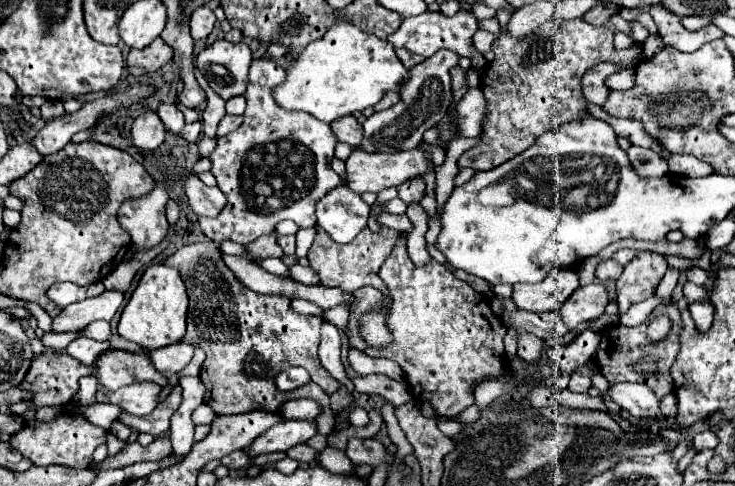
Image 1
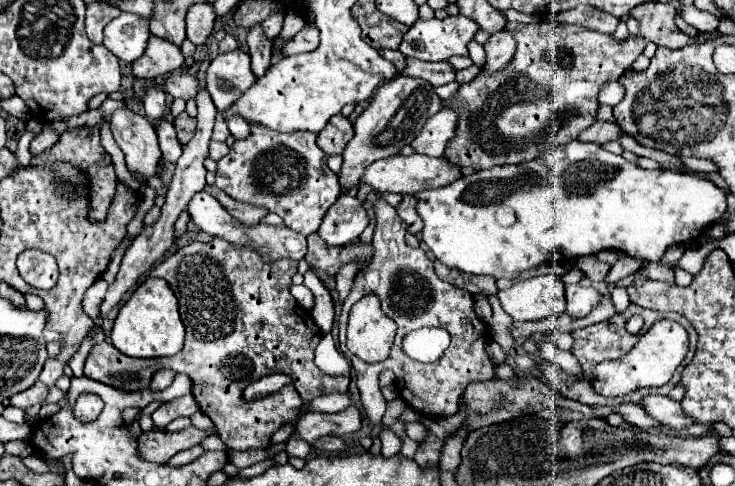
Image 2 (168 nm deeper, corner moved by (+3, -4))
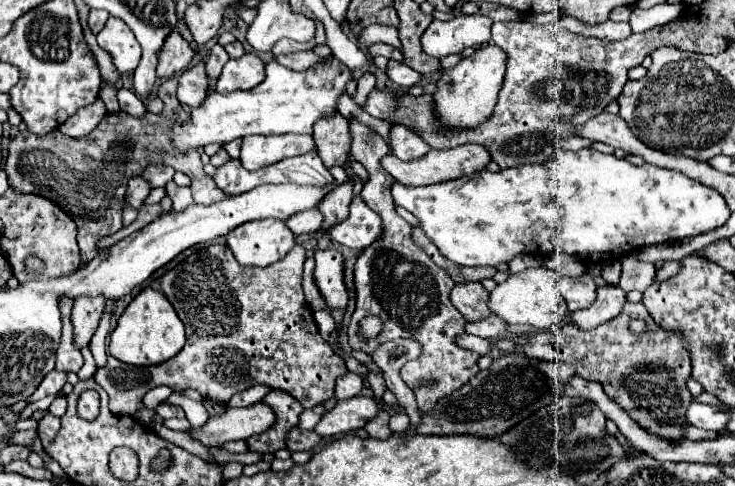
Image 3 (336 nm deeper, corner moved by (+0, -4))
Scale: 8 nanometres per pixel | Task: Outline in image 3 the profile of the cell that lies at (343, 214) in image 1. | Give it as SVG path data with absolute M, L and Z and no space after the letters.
M359 195L353 197L347 219L325 231L329 239L357 251L369 247L379 237L379 233L381 233L381 217L373 213Z

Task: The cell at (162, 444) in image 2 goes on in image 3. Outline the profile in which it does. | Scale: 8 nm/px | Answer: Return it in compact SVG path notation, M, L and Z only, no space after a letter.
M263 403L243 409L229 407L225 415L209 417L209 421L203 427L189 429L189 433L205 447L215 447L225 441L247 439L255 433L263 433L263 429L271 427L271 421L275 421L275 415Z

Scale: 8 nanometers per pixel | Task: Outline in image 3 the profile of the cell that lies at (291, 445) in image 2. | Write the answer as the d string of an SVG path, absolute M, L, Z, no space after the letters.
M313 407L313 409L305 409L299 417L299 423L297 423L297 429L305 431L305 429L313 429L319 421L319 417L325 413L323 407Z

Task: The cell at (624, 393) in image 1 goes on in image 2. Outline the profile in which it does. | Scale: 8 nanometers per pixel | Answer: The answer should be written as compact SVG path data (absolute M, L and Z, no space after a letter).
M662 395L644 397L644 409L656 421L660 421L662 425L666 425L670 429L676 429L676 431L696 423L696 421L692 421L692 417L688 417L684 413L682 405L678 401L672 401L670 397L662 397Z

